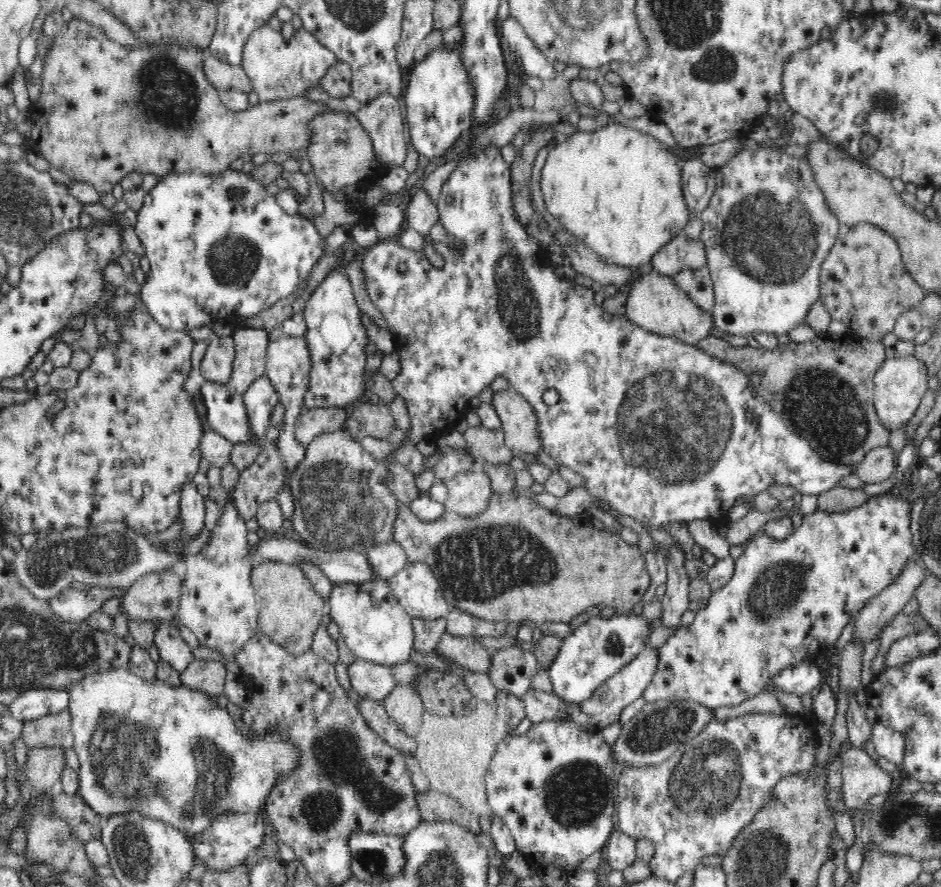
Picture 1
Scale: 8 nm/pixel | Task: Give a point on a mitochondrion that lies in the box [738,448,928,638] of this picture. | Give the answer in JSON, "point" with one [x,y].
{"point":[777,588]}

